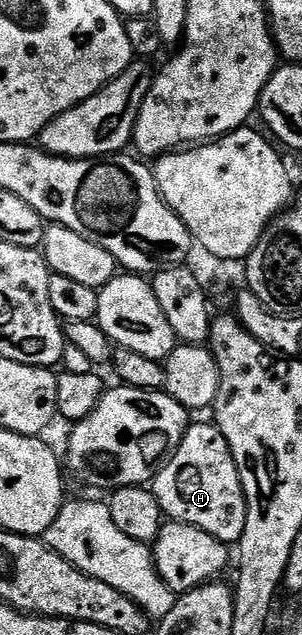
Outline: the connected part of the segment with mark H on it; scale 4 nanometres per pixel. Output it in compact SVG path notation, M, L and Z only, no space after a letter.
M192 423L188 427L179 447L160 467L153 481L153 491L164 517L197 526L228 546L238 545L245 530L247 499L229 442L225 442L214 423Z

